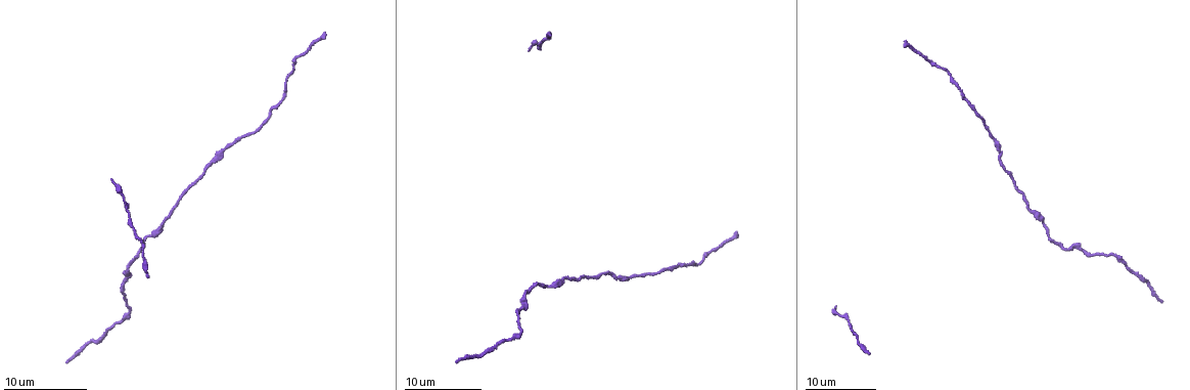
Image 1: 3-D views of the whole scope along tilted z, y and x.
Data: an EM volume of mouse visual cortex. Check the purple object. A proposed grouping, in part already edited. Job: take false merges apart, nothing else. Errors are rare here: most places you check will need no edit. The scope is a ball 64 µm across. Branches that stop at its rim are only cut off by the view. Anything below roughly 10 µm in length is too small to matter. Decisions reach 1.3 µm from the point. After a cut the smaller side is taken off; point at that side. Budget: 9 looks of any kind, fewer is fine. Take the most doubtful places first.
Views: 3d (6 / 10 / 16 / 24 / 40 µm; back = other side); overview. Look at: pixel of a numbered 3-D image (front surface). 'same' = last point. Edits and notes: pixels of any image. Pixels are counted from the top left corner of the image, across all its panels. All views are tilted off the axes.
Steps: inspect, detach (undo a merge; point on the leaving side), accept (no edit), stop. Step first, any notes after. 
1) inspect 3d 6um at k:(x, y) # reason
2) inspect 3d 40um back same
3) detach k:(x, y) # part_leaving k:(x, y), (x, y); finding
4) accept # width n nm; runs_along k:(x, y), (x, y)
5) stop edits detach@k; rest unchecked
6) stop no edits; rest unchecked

inspect 3d 10um at 1:(567, 279)

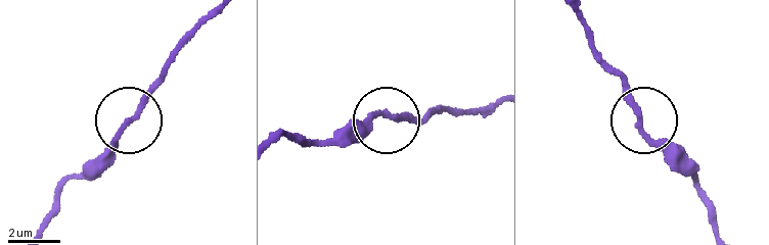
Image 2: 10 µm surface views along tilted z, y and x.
accept # runs_along 2:(637, 132), (640, 109), (608, 68); one neuron here

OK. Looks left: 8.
inspect 3d 10um at 1:(127, 269) # thick turns thin

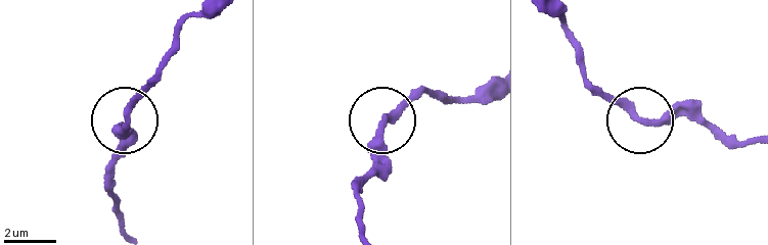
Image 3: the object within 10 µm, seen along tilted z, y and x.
inspect 3d 6um at 3:(651, 120)

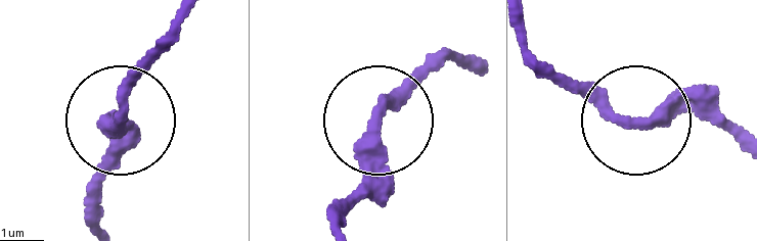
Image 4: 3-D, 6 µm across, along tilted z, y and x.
accept # runs_along 4:(471, 58), (435, 68), (381, 108), (360, 203); all the same neuron

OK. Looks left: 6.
inspect 3d 10um at 1:(1112, 256) # thick turns thin

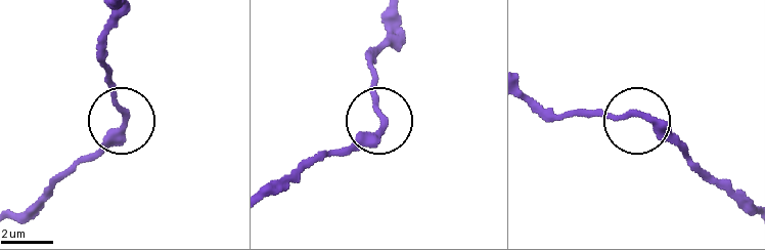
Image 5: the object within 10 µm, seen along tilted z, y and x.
inspect 3d 6um at 5:(382, 121)

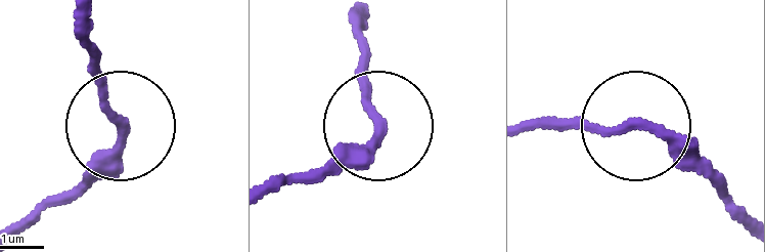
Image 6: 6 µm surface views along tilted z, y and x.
accept # runs_along 6:(524, 122), (642, 123), (722, 185); continuous, no second neuron

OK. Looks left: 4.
inspect 3d 10um at 1:(129, 212) # a narrow waist

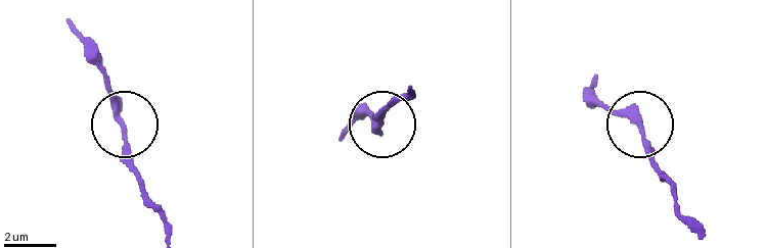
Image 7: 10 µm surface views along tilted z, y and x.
inspect 3d 10um back at 7:(124, 131)

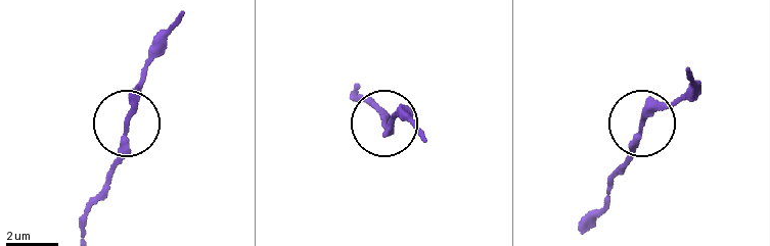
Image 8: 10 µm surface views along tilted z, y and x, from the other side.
accept # width 210 nm; all the same neuron

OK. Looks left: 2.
stop no edits; rest unchecked

